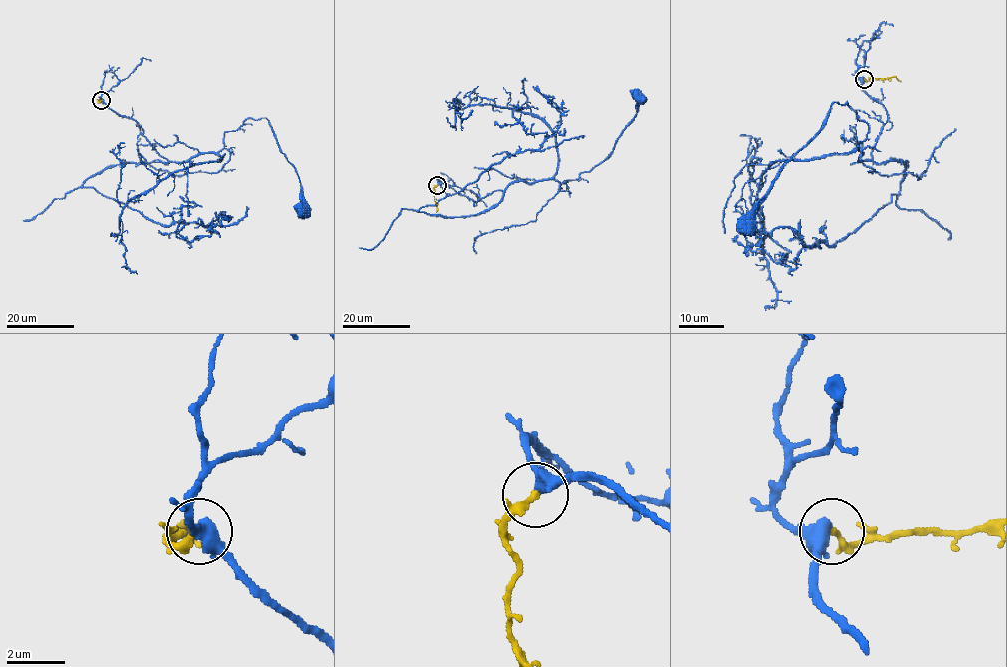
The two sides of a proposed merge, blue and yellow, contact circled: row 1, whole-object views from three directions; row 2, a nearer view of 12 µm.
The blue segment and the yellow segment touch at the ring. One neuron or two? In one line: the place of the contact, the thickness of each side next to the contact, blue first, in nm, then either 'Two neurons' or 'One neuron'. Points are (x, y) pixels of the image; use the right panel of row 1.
Place: (864, 79). Thickness 360 nm (blue) against 260 nm. One neuron

